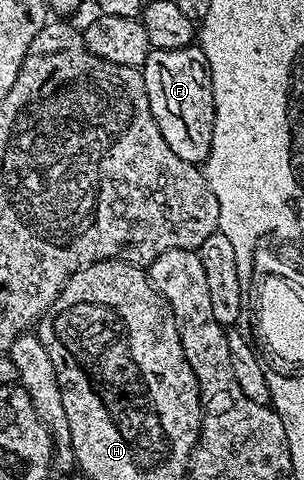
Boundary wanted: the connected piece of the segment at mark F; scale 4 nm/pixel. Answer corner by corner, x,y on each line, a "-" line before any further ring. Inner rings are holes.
198,45
164,51
153,49
141,70
145,93
149,97
149,109
169,149
173,149
173,153
177,153
181,161
206,164
213,141
215,106
211,71
207,67
203,50

